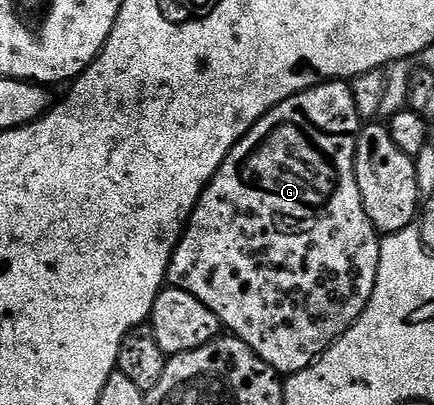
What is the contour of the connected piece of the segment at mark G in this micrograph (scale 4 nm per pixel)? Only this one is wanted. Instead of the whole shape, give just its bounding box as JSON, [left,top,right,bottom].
[168,80,382,374]

